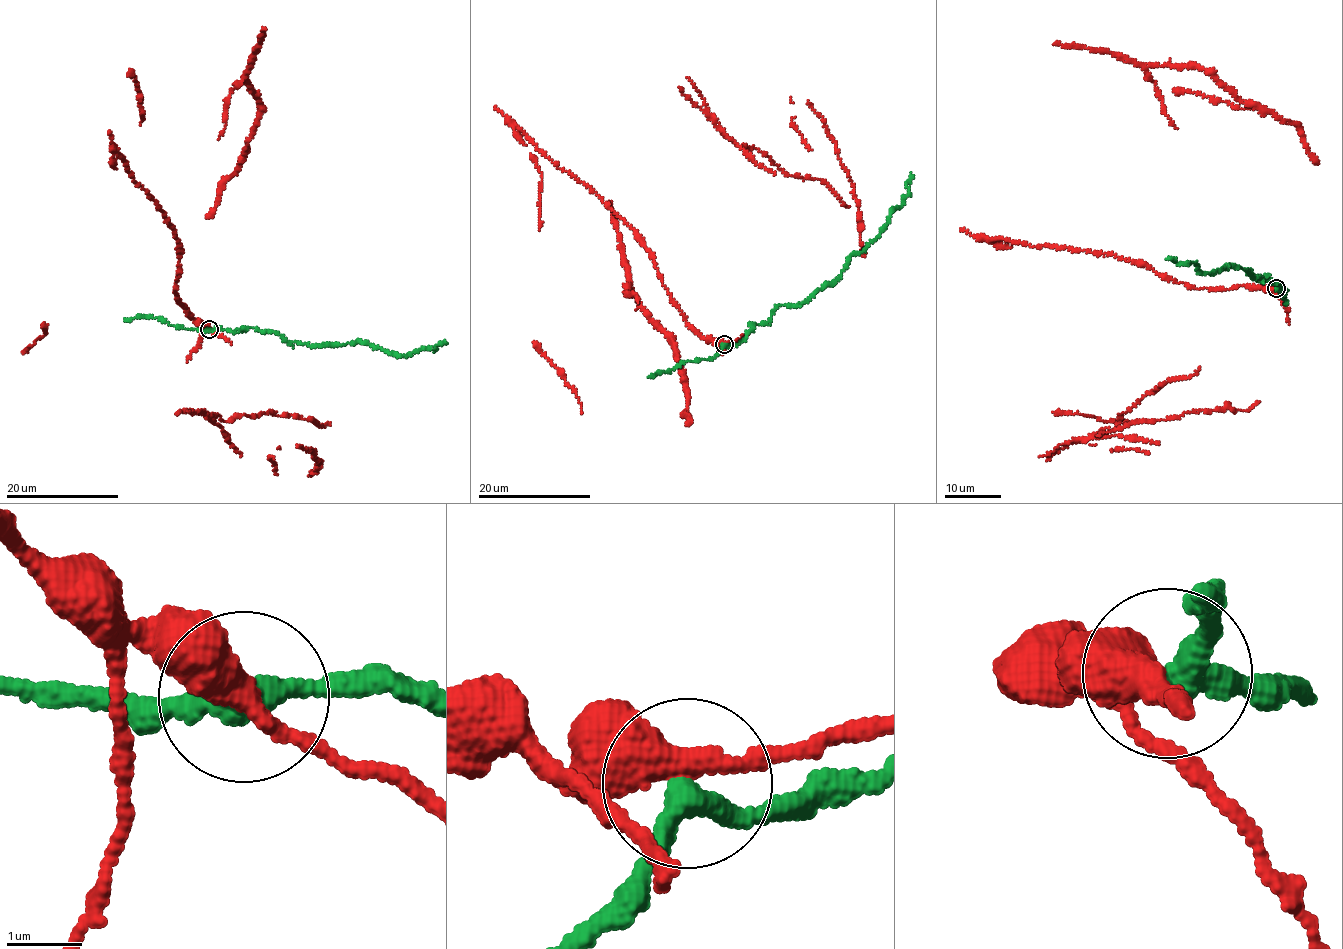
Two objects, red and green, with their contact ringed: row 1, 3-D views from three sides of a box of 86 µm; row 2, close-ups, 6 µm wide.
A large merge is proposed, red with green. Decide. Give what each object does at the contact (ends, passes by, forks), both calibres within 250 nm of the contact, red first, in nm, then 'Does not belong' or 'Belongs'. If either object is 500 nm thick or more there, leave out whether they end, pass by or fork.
At the ring red passes by. At the ring green passes by. Thickness 400 nm (red) against 320 nm. Does not belong

